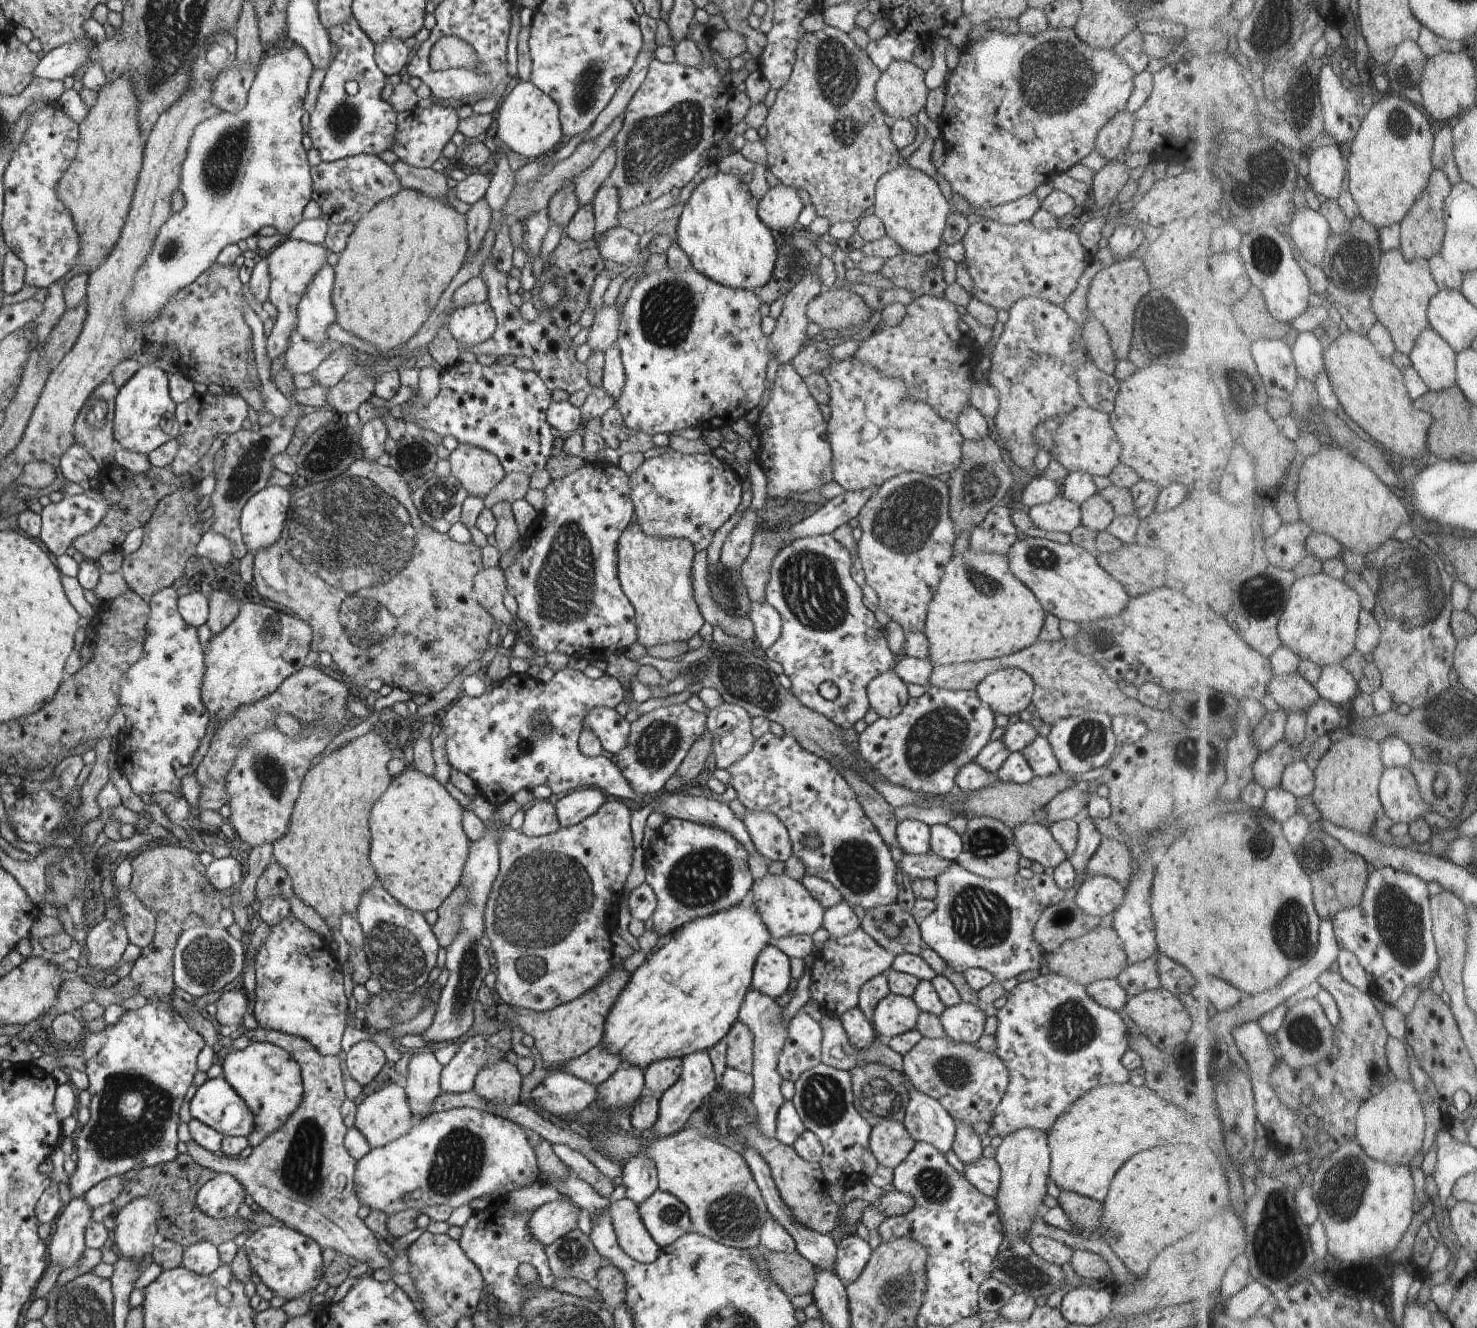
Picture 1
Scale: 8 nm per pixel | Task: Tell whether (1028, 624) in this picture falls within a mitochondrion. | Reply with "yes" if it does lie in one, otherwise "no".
no

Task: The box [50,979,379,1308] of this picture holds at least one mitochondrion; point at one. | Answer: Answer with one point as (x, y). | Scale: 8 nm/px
(116, 1136)

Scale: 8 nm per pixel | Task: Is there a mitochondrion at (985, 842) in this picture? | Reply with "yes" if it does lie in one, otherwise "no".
yes

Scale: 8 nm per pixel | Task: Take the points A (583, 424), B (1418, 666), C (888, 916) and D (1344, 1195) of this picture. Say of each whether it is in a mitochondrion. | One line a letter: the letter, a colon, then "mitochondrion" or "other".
A: other
B: other
C: other
D: mitochondrion

